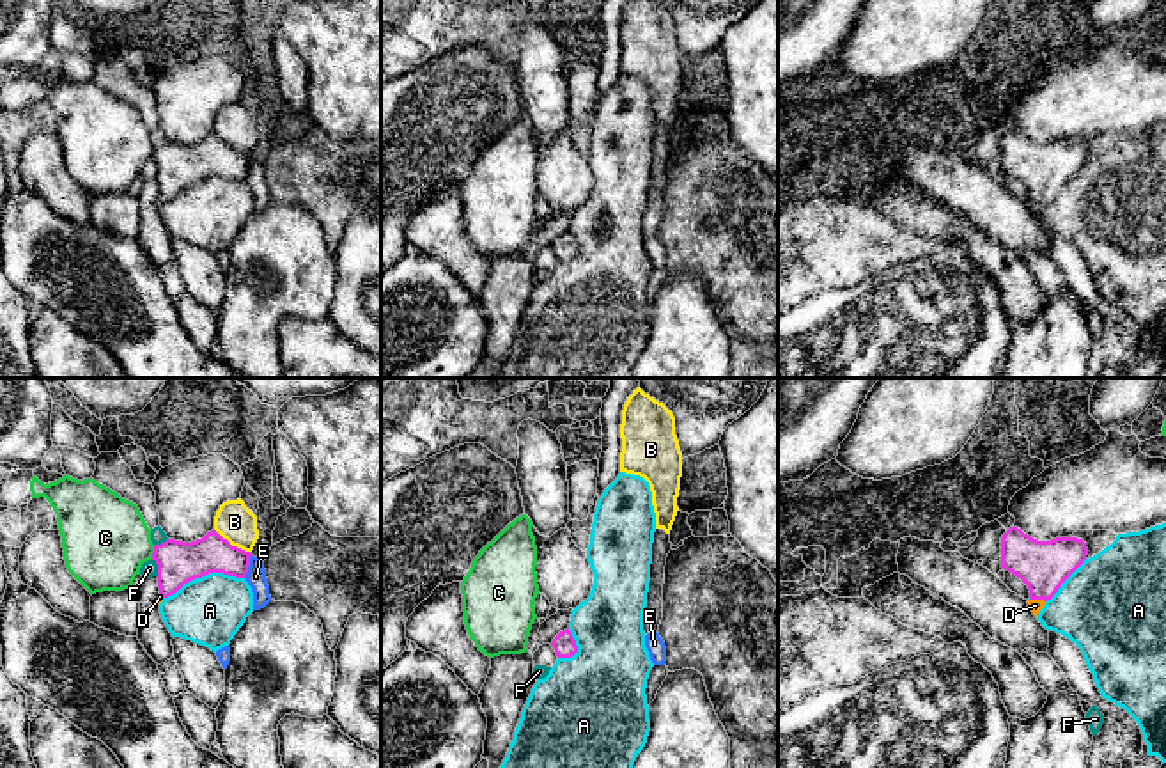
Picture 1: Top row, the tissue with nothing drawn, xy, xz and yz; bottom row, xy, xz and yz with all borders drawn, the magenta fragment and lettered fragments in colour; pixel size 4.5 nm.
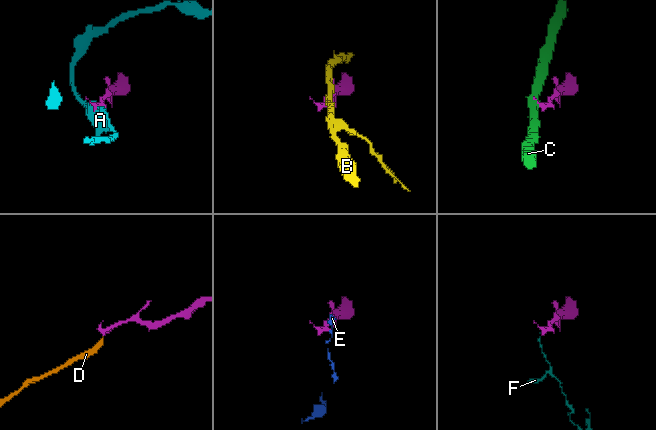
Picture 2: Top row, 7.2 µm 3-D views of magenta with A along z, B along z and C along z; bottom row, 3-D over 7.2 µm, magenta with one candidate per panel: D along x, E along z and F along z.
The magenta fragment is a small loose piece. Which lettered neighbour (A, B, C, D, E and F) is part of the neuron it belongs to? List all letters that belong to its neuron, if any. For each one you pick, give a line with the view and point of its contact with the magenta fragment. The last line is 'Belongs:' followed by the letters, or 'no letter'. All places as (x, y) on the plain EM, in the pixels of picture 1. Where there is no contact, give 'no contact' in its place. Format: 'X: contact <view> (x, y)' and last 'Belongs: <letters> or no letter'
D: contact yz (1037, 201)
Belongs: D

